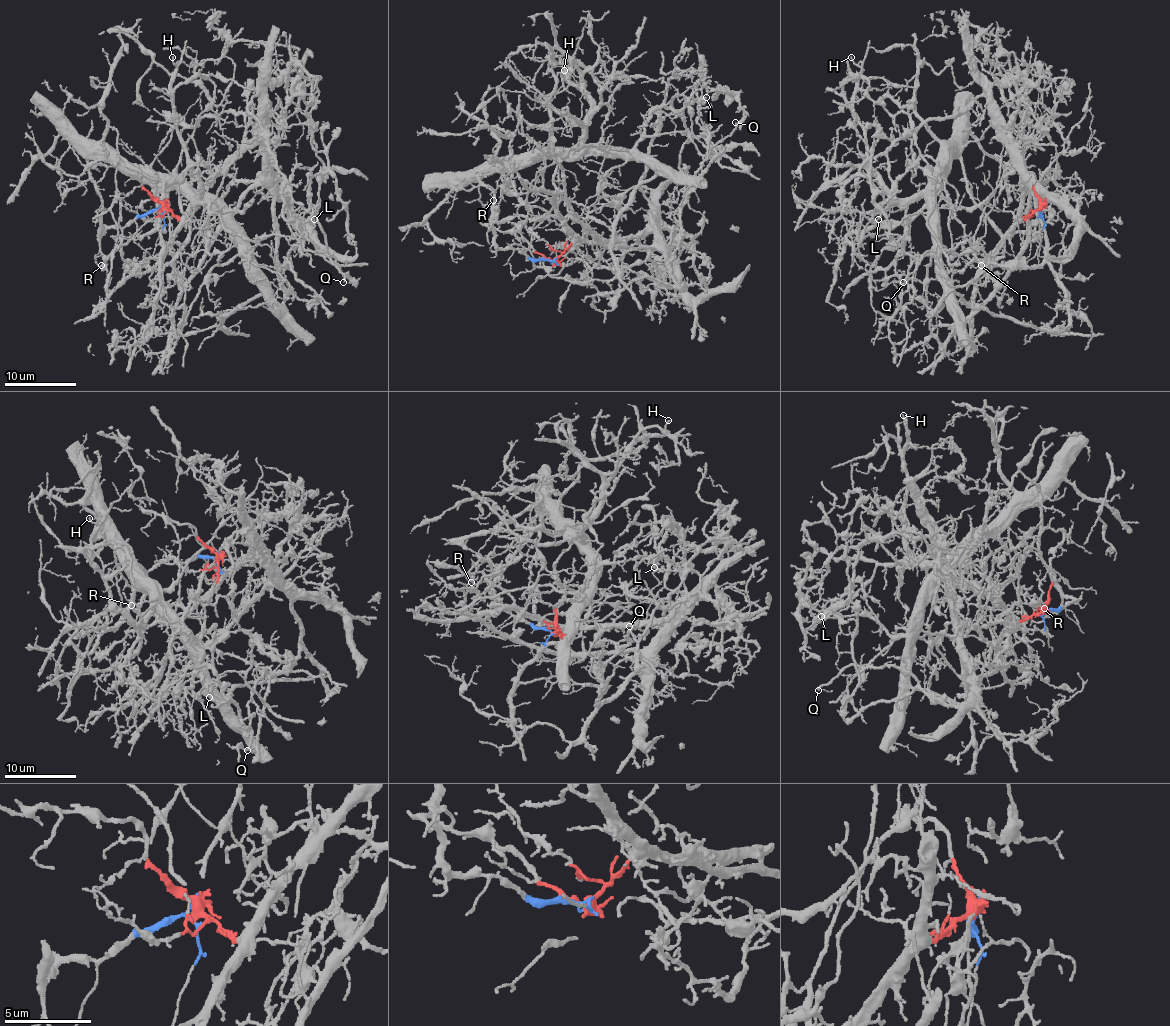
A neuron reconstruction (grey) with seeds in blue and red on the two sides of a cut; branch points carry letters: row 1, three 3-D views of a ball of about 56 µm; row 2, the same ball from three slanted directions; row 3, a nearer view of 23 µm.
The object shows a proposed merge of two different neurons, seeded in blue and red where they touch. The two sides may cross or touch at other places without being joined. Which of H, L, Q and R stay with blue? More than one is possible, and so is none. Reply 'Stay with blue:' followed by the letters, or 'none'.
Stay with blue: H, R

